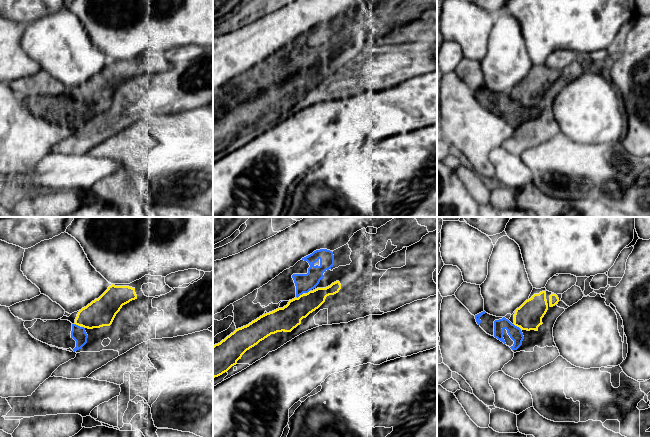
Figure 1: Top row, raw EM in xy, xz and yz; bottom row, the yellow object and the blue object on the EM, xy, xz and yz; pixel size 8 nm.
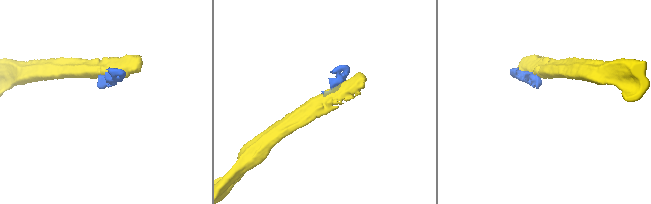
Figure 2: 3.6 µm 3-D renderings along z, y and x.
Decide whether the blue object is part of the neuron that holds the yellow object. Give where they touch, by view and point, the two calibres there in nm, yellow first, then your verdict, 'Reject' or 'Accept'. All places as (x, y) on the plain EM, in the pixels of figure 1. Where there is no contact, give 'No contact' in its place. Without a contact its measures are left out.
Touches yellow at xy (77, 100). Thickness 220 nm (yellow) against 120 nm. Reject

